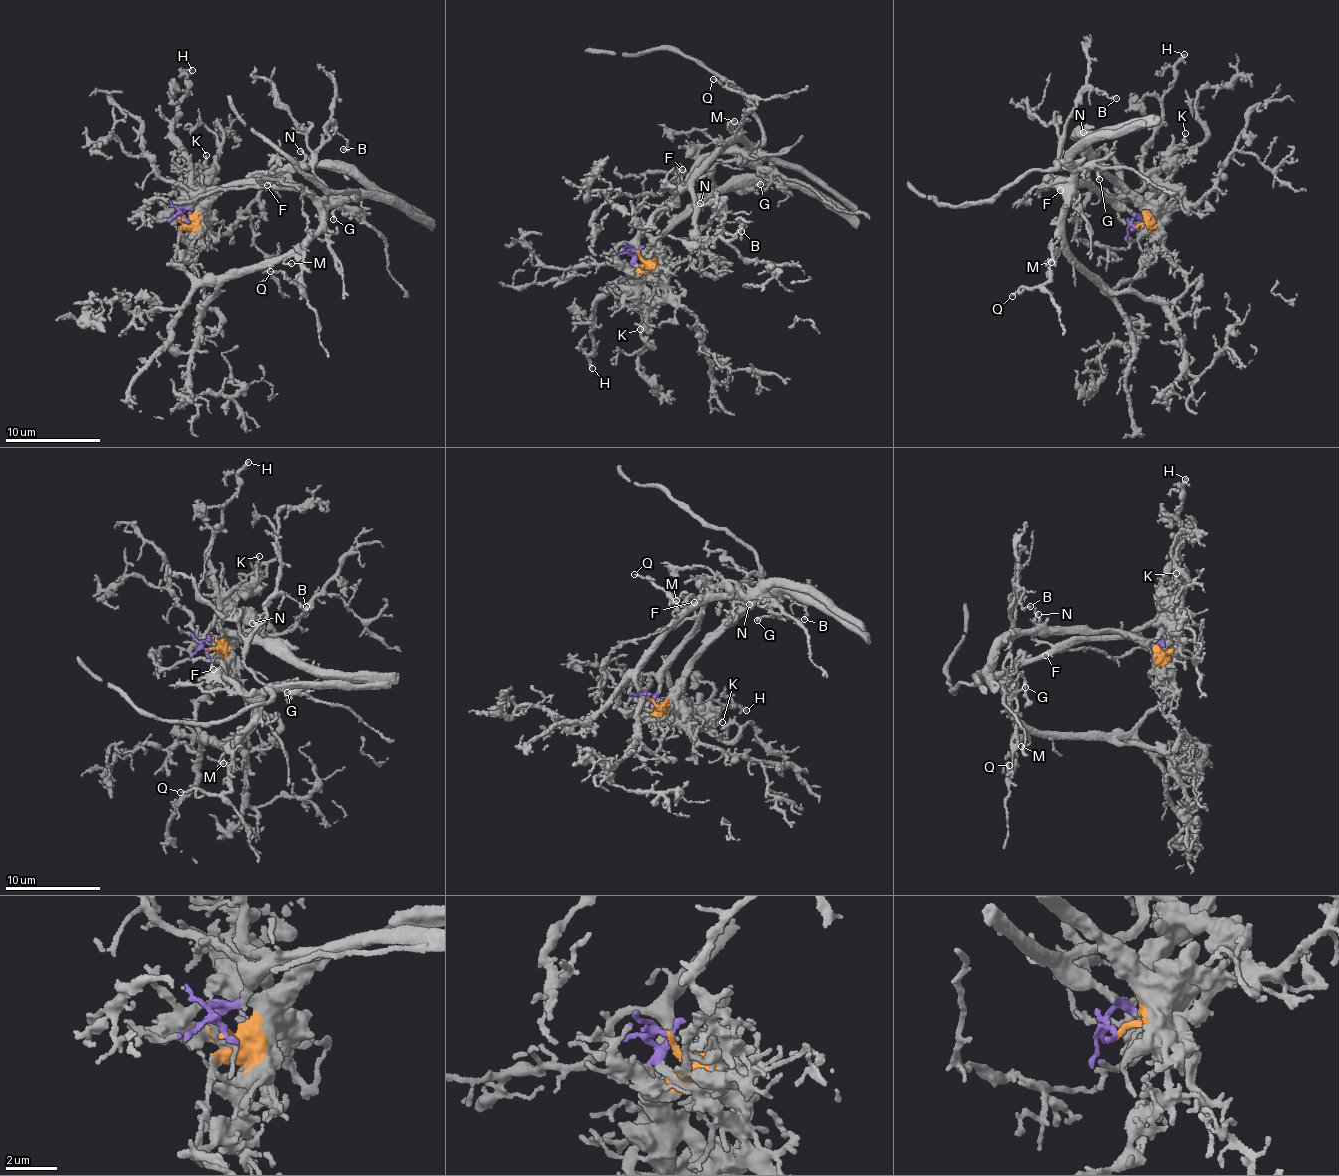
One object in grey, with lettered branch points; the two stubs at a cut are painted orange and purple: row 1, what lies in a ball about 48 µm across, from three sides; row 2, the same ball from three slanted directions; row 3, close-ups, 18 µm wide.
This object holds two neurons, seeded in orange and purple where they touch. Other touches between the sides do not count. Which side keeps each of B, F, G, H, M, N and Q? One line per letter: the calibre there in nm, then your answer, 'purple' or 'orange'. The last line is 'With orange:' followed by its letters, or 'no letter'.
B: 170 nm thick; purple
F: 140 nm thick; purple
G: 200 nm thick; purple
H: 260 nm thick; purple
M: 140 nm thick; purple
N: 110 nm thick; orange
Q: 120 nm thick; purple
With orange: N

